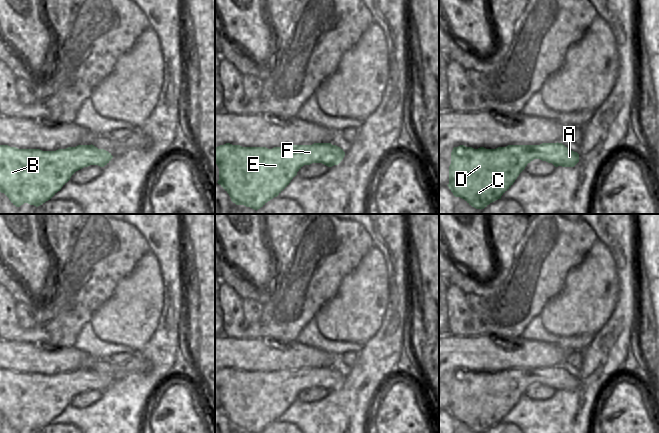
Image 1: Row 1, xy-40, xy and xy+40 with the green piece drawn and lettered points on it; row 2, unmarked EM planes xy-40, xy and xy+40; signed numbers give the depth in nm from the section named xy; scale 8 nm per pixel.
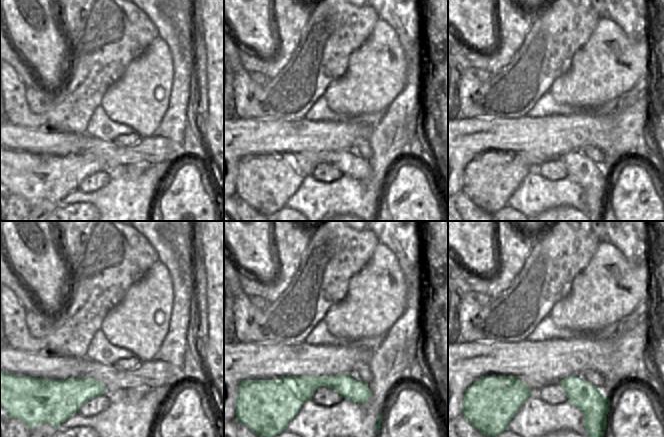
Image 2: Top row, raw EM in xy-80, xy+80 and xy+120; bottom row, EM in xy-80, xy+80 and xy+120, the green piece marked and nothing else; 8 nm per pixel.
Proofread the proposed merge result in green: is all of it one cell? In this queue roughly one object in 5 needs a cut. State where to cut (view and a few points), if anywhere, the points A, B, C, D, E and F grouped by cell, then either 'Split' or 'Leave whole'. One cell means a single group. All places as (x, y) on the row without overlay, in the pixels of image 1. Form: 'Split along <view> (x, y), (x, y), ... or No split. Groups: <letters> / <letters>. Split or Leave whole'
No split. Groups: A B C D E F. Leave whole.

